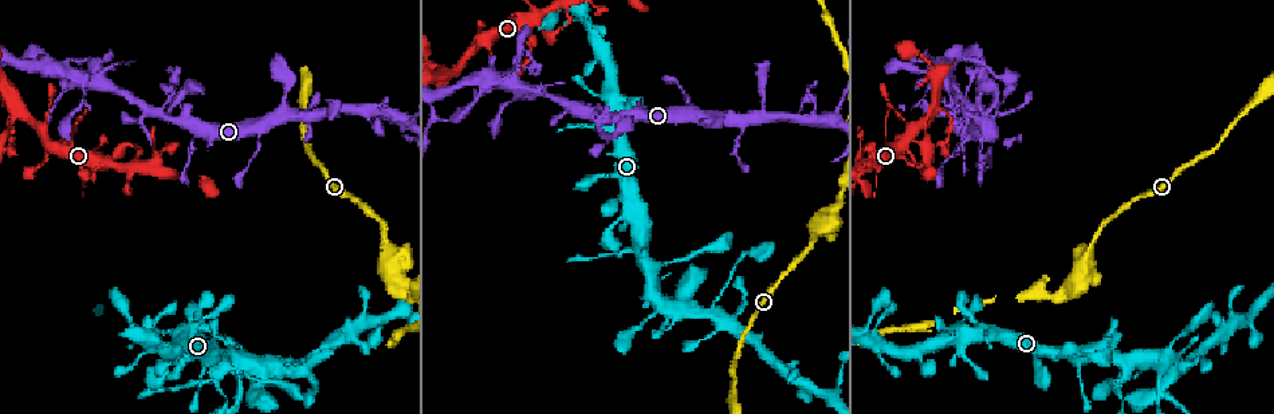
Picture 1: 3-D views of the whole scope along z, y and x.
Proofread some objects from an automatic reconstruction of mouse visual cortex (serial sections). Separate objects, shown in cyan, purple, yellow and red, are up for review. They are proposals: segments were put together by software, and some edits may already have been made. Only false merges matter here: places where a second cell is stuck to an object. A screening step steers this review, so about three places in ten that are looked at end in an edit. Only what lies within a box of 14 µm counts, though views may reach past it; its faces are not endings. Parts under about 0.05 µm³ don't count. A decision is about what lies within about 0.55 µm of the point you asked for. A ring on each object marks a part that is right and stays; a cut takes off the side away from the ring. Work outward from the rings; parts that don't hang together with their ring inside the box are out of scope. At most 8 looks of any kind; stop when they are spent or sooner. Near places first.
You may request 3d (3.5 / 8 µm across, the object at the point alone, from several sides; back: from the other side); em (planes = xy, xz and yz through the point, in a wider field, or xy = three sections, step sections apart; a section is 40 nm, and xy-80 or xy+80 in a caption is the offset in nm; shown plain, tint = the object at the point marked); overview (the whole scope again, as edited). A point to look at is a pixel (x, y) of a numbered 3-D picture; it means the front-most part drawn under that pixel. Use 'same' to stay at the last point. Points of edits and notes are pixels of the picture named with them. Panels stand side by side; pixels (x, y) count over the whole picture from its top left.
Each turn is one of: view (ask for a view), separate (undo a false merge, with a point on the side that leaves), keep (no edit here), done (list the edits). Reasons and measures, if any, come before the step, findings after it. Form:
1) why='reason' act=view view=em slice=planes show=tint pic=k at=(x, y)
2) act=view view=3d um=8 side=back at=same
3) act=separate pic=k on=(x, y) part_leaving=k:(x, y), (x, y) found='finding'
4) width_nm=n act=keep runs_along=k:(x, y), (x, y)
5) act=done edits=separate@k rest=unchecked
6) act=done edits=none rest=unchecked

act=view view=3d um=3.5 pic=1 at=(148, 109)

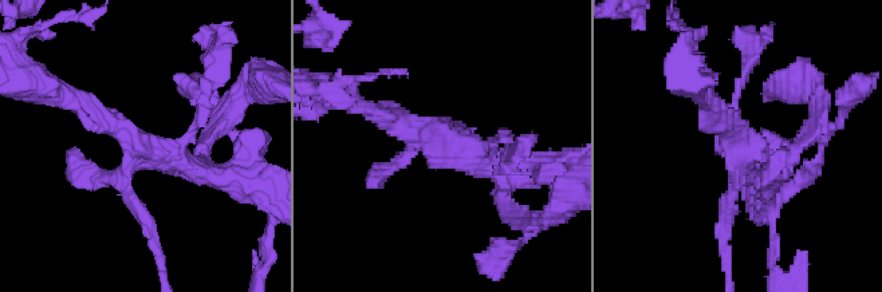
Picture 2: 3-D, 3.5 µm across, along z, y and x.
why='now the EM' act=view view=em slice=xy step=3 show=tint pic=2 at=(742, 145)

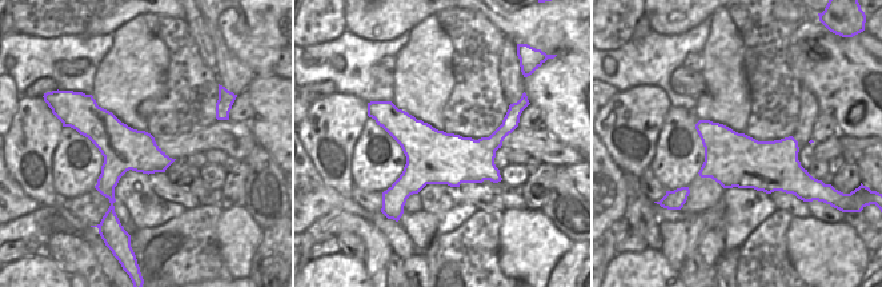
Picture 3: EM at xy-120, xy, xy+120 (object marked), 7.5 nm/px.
act=separate pic=2 on=(74, 169) part_leaving=2:(126, 173), (164, 275) found='a second cell is stuck on'

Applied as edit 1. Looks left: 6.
why='a narrow waist' act=view view=3d um=3.5 pic=1 at=(242, 389)

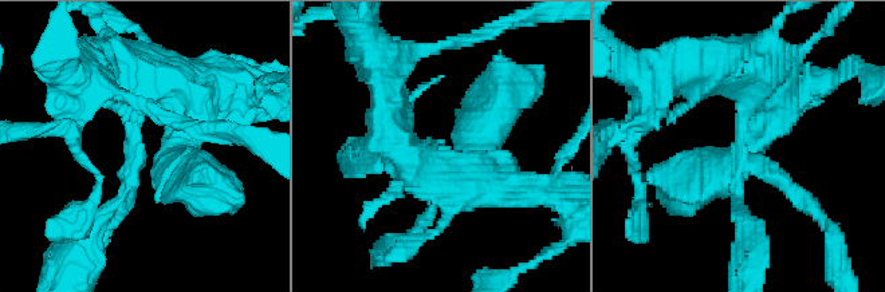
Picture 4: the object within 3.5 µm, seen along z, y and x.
arms=3 arm_widths_nm=150,200,350 why='shape alone is not enough' act=view view=em slice=xy step=2 show=tint pic=4 at=(742, 156)

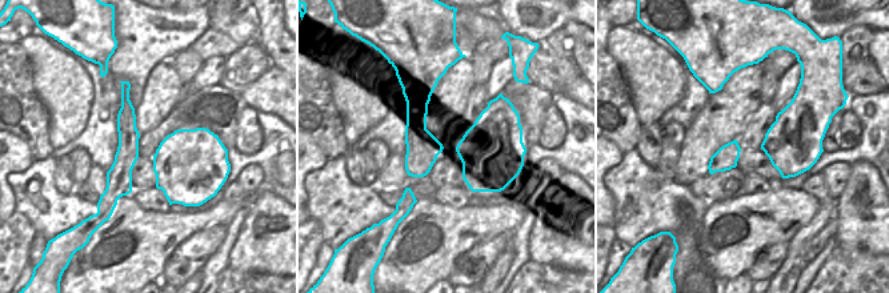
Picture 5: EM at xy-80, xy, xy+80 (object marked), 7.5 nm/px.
act=keep runs_along=4:(760, 72), (739, 152), (811, 204) found='continuous, no second cell'

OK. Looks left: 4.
why='abrupt turn' act=view view=3d um=3.5 pic=1 at=(210, 380)

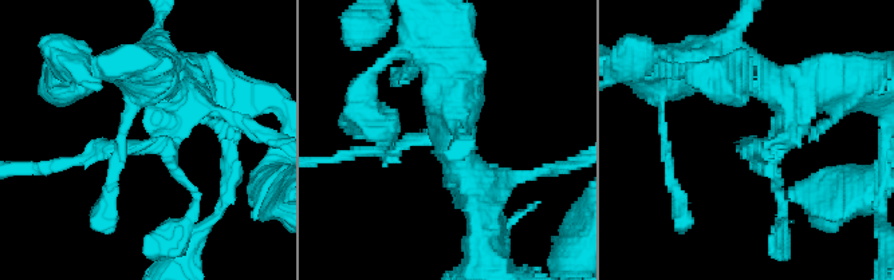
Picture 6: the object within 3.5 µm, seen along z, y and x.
why='now the EM' act=view view=em slice=planes show=tint pic=6 at=(151, 142)

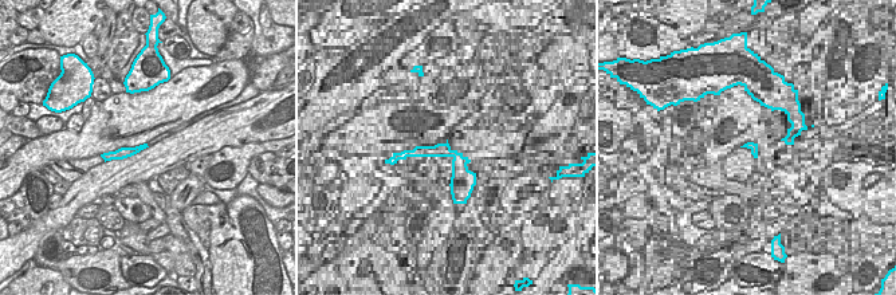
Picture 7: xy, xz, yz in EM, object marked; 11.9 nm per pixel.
act=separate pic=6 on=(410, 141) found='a second cell is stuck on'

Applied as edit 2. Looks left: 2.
act=done edits=separate@2,separate@6 rest=unchecked

